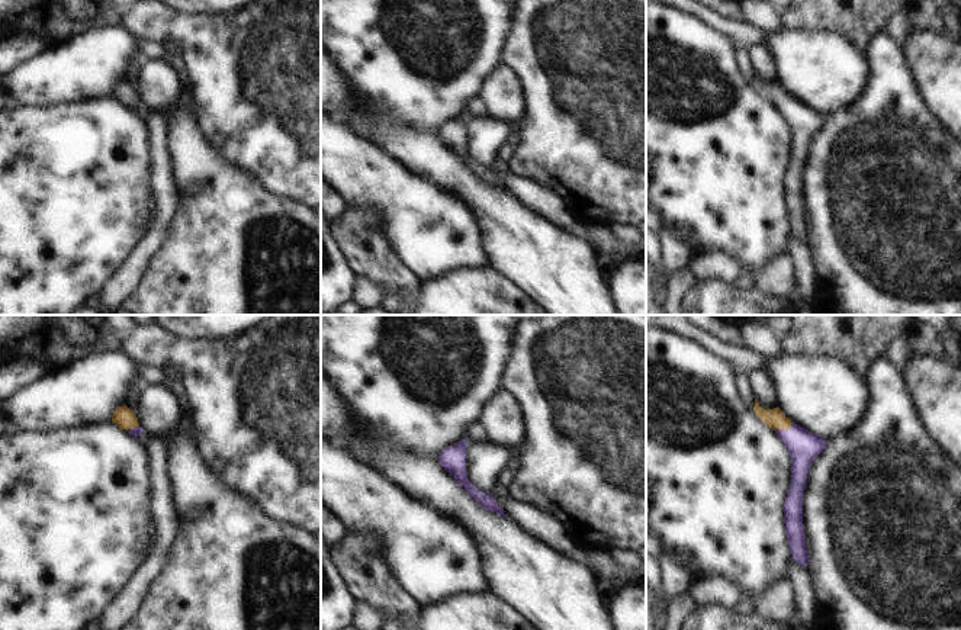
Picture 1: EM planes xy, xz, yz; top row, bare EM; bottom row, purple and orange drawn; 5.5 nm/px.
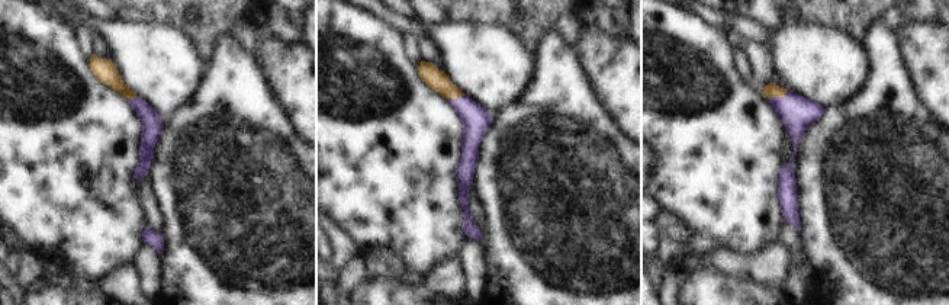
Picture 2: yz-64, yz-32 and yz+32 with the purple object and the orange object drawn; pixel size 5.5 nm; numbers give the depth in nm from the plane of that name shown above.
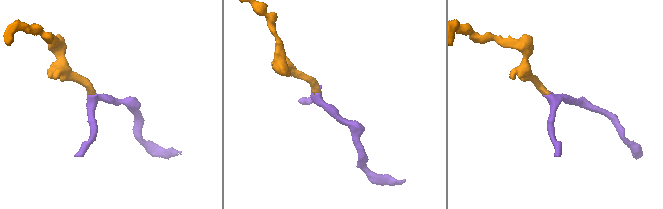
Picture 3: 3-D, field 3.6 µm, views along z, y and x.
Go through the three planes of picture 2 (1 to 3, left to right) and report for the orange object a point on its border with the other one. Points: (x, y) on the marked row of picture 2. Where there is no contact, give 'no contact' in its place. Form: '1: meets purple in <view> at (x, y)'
1: meets purple in yz-64 at (132, 99)
2: meets purple in yz-32 at (456, 99)
3: meets purple in yz+32 at (778, 98)

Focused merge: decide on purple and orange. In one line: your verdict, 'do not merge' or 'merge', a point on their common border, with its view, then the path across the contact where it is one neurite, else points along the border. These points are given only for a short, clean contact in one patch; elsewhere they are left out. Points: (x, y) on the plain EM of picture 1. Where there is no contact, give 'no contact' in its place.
merge | yz (784, 105) | across yz (803, 121), (784, 105), (774, 93)

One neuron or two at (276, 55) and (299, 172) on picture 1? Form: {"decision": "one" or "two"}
{"decision": "one"}

